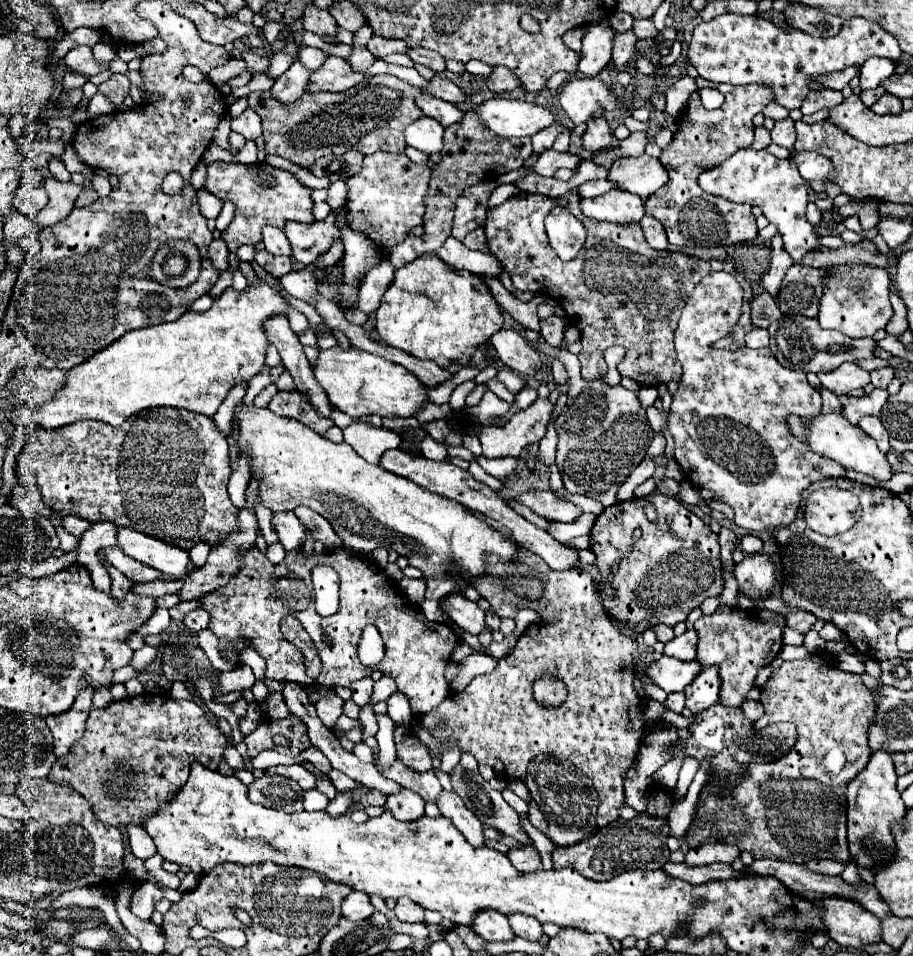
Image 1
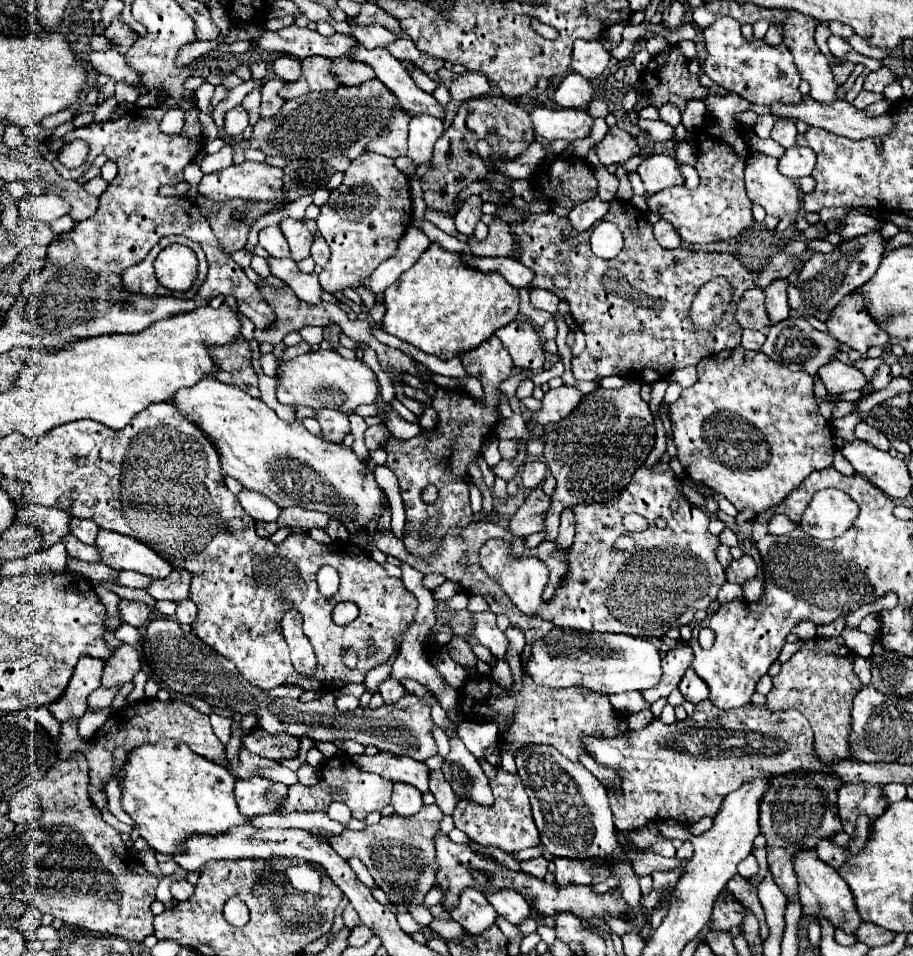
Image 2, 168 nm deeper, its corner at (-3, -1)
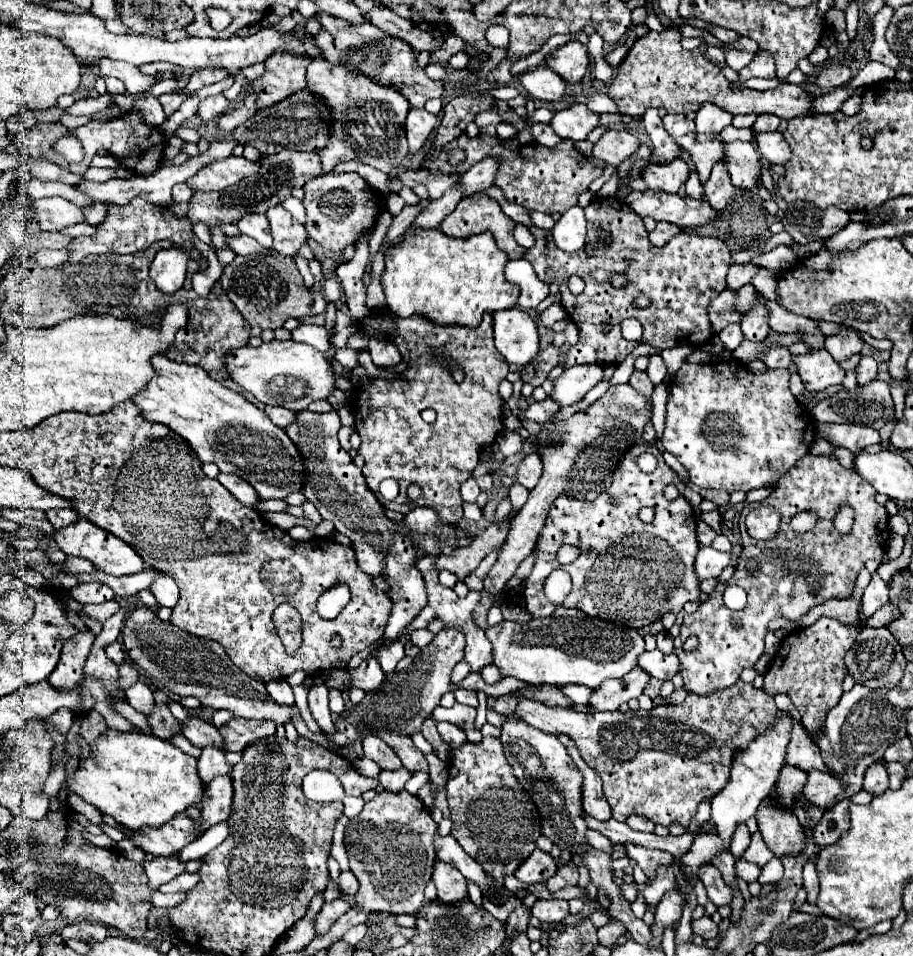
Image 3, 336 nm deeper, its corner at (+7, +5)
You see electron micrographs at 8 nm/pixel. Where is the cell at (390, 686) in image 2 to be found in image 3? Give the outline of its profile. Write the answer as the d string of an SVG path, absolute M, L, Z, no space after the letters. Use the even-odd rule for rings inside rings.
M370 657L370 659L364 659L360 663L360 667L350 673L350 677L352 677L352 685L354 687L360 687L364 691L372 691L382 683L384 671L382 671L378 659Z

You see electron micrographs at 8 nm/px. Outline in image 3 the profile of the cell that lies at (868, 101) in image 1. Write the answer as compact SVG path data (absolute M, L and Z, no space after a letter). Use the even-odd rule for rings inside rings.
M838 87L832 89L830 93L824 93L822 97L818 97L814 101L814 113L836 113L840 111L842 103L852 97L852 95L862 95L864 87L856 87L856 89L848 89L848 87Z

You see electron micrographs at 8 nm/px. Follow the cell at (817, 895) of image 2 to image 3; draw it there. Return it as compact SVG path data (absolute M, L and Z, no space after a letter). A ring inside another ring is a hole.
M766 797L758 813L758 829L764 843L776 857L796 857L806 851L806 835L792 813L776 809L774 801Z

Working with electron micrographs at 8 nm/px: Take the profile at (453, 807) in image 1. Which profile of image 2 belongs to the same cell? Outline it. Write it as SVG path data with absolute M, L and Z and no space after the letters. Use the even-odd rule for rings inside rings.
M430 771L428 789L430 789L432 795L436 797L436 805L440 807L440 811L442 811L444 815L452 815L452 811L456 809L458 799L456 799L450 783L444 779L442 771Z

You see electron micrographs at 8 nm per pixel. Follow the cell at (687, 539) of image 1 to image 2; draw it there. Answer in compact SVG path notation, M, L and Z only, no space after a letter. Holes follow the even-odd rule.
M658 461L654 467L638 467L632 481L620 497L610 505L596 507L574 507L576 517L576 535L574 543L568 549L568 575L564 575L564 583L558 585L556 595L548 601L546 617L556 627L572 627L582 631L600 631L600 633L626 633L632 637L662 637L670 629L678 629L682 625L690 625L694 613L698 609L708 609L708 605L716 599L722 583L726 581L724 567L716 559L718 537L708 531L710 517L704 509L690 505L686 499L680 499L676 513L670 509L672 499L684 498L680 483L672 473L666 461ZM624 513L638 513L648 521L648 529L644 533L630 533L622 529ZM656 517L666 519L666 527L658 529L654 525ZM628 535L636 541L634 551L612 551L616 537Z

